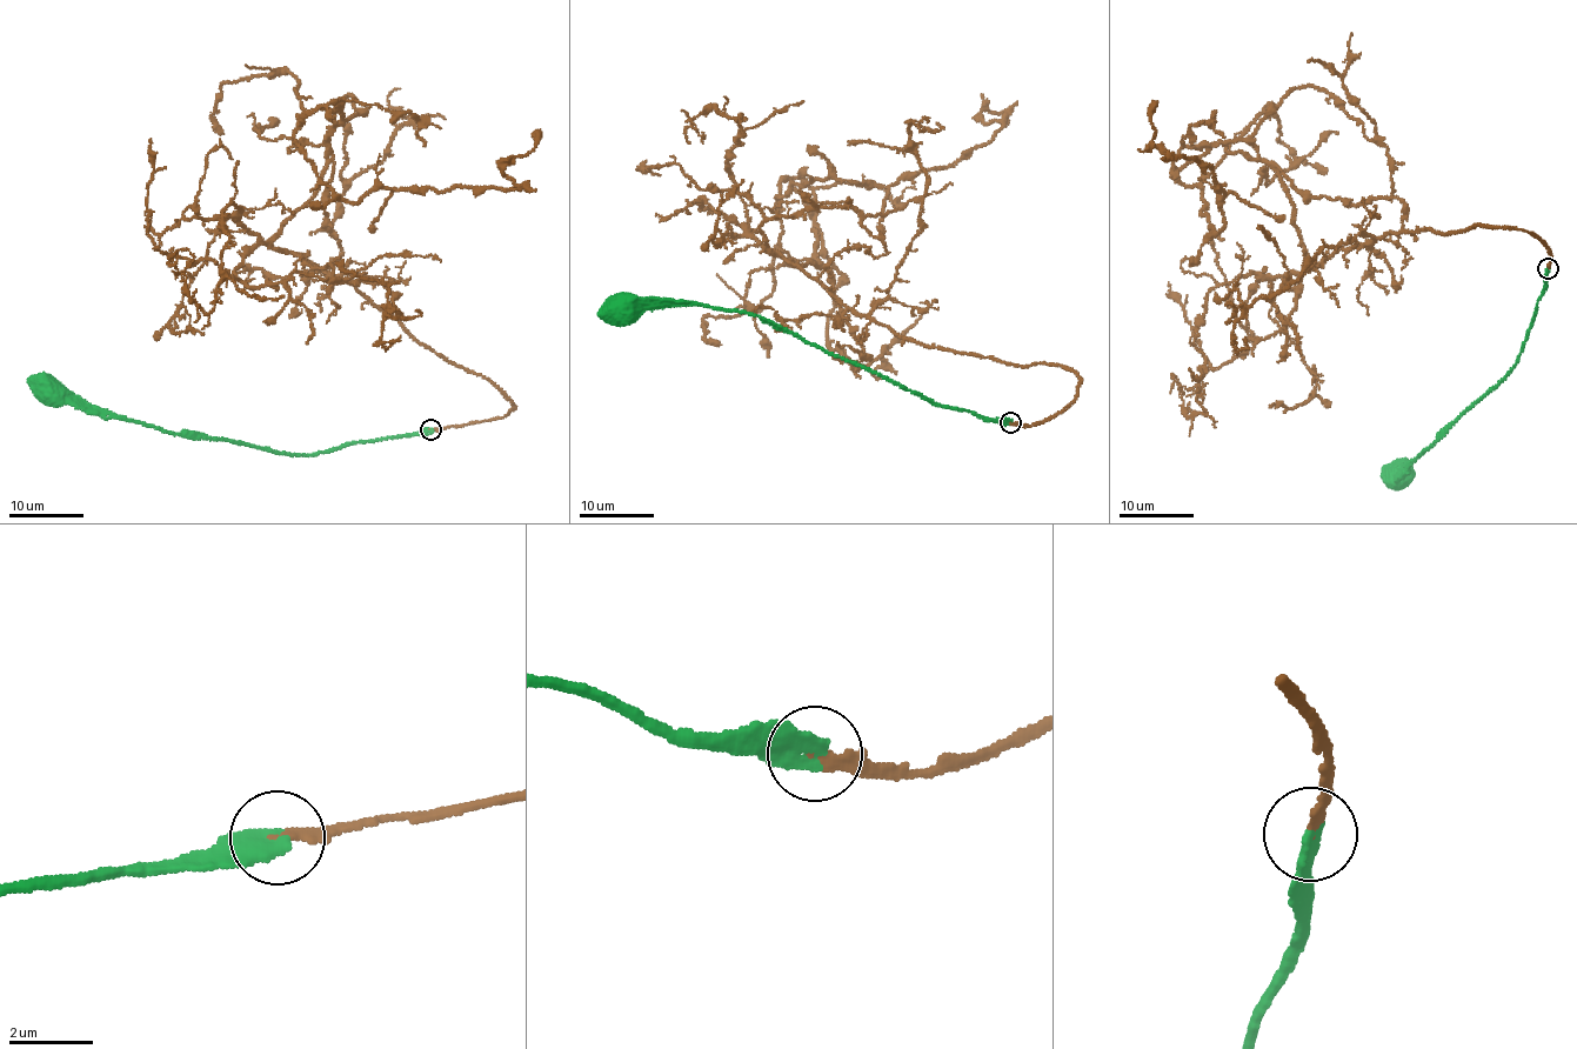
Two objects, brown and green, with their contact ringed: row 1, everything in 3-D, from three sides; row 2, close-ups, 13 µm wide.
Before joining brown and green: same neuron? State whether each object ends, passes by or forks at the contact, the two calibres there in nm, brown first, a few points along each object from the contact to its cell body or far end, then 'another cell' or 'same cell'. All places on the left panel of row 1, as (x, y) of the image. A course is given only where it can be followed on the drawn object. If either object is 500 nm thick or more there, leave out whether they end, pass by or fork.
brown ends | green ends | 200/360 nm | brown via (430, 429), (514, 406), (273, 247), (340, 107), (294, 134), (359, 202), (518, 187), (505, 160), (539, 132) | green via (430, 429), (347, 442), (313, 454), (284, 454), (146, 427), (88, 408), (71, 396), (51, 398), (48, 389) | same cell

